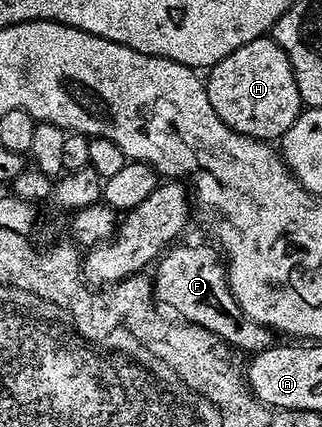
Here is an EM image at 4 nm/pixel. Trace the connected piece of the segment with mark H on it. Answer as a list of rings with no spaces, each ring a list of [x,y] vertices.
[[[272,36],[257,37],[251,43],[243,43],[243,47],[231,51],[231,55],[212,66],[208,73],[204,78],[207,99],[211,99],[215,115],[219,115],[219,119],[237,133],[273,143],[303,112],[291,63],[283,47],[279,47]]]

